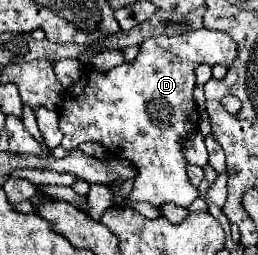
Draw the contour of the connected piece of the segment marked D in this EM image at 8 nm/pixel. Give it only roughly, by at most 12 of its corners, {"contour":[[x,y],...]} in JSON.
{"contour":[[207,28],[153,36],[85,68],[57,110],[61,146],[137,166],[131,202],[191,206],[181,138],[195,68],[237,46]]}

